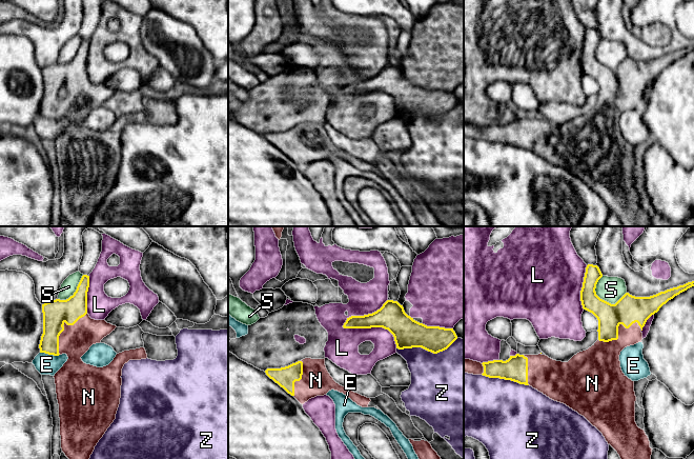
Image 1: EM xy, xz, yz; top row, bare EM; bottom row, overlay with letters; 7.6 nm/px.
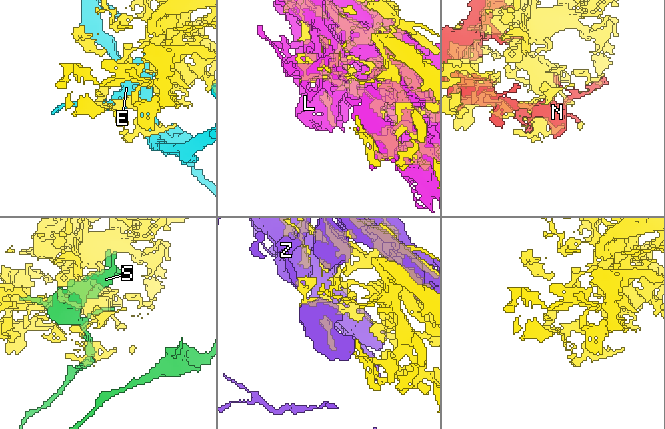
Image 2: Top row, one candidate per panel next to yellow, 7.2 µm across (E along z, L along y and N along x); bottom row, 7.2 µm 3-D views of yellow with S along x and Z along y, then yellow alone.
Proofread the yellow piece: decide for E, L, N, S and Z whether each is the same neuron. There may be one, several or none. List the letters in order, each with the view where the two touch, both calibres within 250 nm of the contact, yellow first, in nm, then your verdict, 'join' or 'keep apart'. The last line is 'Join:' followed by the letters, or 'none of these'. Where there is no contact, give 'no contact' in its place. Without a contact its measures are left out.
E: xy | 160/160 nm | keep apart
L: xz | 220/240 nm | keep apart
N: yz | 220/260 nm | join
S: yz | 220/190 nm | keep apart
Z: xz | 220/420 nm | keep apart
Join: N

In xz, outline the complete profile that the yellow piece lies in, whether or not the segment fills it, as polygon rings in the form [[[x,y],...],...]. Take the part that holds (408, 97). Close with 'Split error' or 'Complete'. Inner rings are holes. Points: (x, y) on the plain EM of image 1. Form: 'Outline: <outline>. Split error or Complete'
Outline: [[[387,64],[372,78],[347,82],[343,92],[383,92],[393,99],[396,113],[422,112],[433,118],[447,114],[457,103],[453,93],[420,87],[405,77],[403,69],[393,64]]]. Complete

